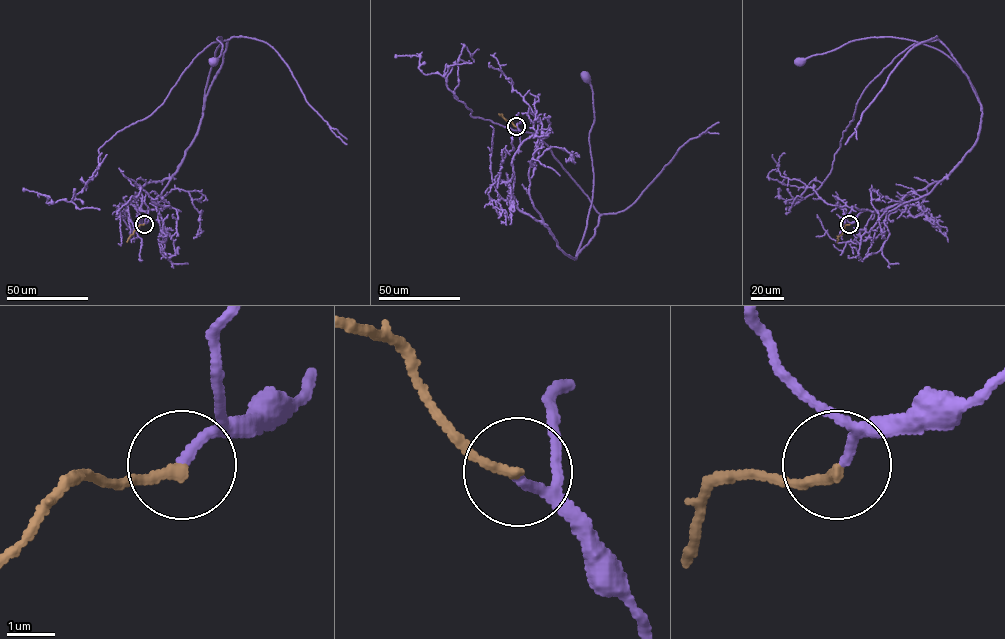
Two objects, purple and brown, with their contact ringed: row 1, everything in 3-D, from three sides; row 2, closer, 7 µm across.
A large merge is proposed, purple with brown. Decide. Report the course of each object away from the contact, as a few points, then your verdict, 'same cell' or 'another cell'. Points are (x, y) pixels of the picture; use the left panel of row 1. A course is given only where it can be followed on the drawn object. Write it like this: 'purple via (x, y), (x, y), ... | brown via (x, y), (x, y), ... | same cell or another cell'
purple via (144, 224), (149, 210), (140, 210), (141, 188), (168, 178), (191, 143), (220, 37), (222, 49), (214, 62) | brown via (144, 224), (127, 242) | same cell

